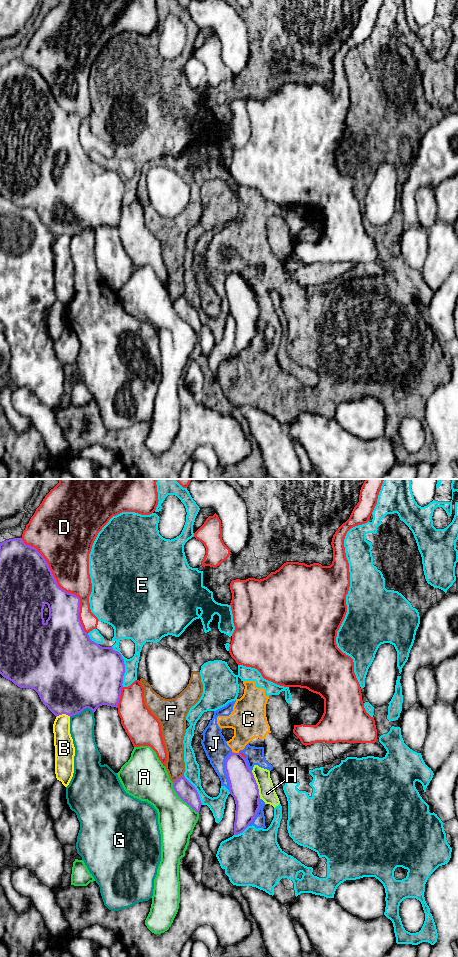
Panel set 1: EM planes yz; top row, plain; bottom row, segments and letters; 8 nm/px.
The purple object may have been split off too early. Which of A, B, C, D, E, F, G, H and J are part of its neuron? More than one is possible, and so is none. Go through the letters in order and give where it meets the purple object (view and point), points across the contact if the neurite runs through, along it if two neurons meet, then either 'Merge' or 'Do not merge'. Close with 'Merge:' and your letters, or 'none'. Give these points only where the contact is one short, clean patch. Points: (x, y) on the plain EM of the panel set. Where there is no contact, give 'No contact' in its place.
A: Touches purple at yz (182, 319). Do not merge
B: Touches purple at yz (63, 233). Do not merge
C: Touches purple at yz (235, 273). Boundary: yz (232, 271), (238, 273). Do not merge
D: Touches purple at yz (59, 107). Do not merge
E: Touches purple at yz (124, 186). Do not merge
F: Touches purple at yz (178, 298). Boundary: yz (183, 294), (173, 302). Do not merge
G: Touches purple at yz (81, 231). Do not merge
H: Touches purple at yz (257, 305). Boundary: yz (251, 291), (260, 318). Do not merge
J: Touches purple at yz (225, 291). Do not merge
Merge: none

